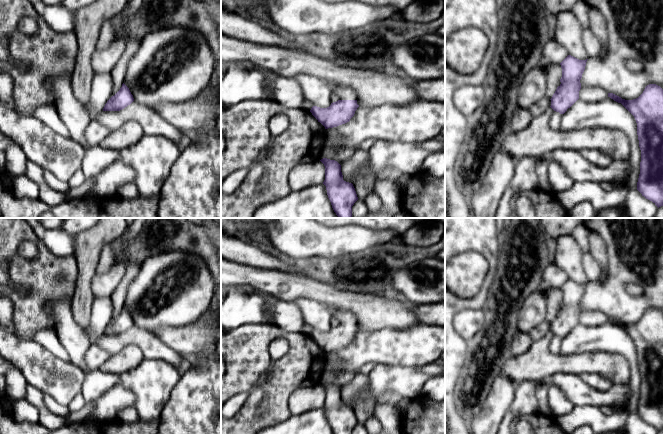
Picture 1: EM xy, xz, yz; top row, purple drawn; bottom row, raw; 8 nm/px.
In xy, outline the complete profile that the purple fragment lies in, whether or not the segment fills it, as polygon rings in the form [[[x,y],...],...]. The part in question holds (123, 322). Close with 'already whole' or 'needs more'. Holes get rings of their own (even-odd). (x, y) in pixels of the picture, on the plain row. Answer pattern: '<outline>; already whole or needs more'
[[[123,307],[120,314],[105,328],[103,335],[120,335],[134,325],[129,312]]]; already whole

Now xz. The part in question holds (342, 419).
[[[327,382],[320,384],[325,390],[325,404],[327,419],[333,434],[352,434],[352,430],[358,424],[352,407],[343,404],[341,389]]]; already whole

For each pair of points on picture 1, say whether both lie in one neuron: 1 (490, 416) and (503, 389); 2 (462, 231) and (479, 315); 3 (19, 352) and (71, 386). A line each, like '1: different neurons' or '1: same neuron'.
1: same neuron
2: different neurons
3: same neuron

